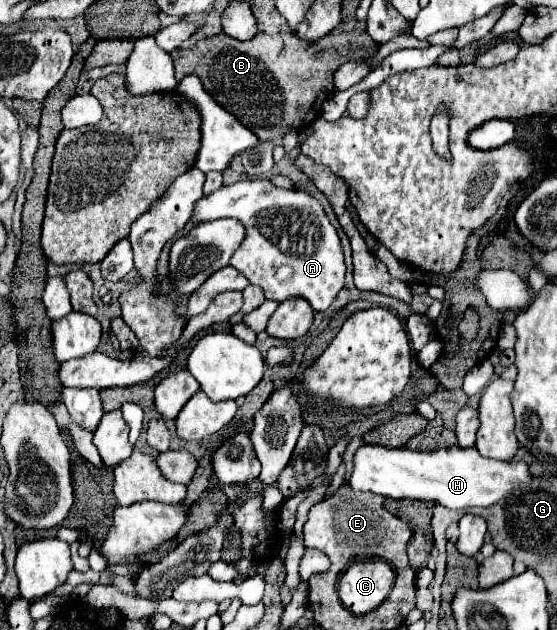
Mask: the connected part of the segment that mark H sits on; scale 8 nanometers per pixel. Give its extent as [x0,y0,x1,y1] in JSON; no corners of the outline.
[349,445,531,509]

